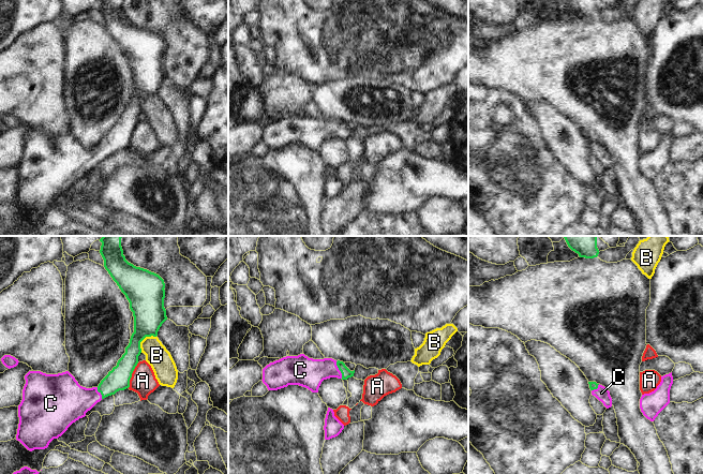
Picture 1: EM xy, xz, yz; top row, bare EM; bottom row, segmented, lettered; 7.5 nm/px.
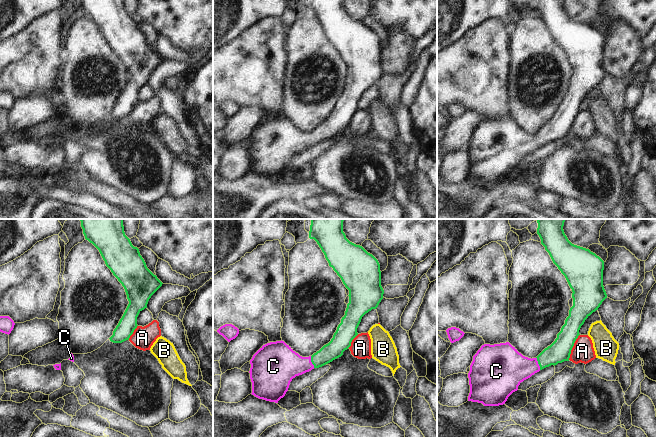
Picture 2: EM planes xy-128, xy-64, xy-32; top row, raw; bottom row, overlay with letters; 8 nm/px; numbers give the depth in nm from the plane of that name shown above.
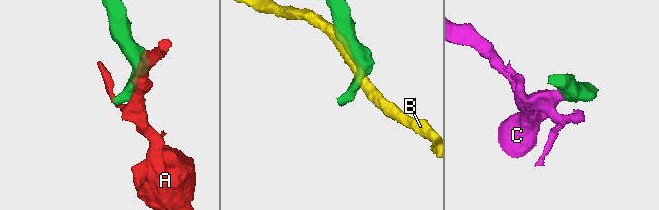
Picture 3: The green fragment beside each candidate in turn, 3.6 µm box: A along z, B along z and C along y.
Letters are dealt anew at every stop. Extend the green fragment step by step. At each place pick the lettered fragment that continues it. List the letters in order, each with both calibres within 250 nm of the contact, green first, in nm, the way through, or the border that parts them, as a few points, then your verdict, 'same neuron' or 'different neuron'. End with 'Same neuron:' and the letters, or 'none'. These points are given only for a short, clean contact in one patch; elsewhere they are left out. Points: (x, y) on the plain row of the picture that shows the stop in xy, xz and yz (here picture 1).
A: calibres 170 and 190 nm; border xy (138, 122), (132, 133), (128, 147); different neuron
B: calibres 240 and 170 nm; border xy (155, 95), (147, 95), (140, 102), (140, 112); different neuron
C: calibres 70 and 220 nm; way xz (346, 133), (339, 129), (319, 129), (307, 132); same neuron
Same neuron: C

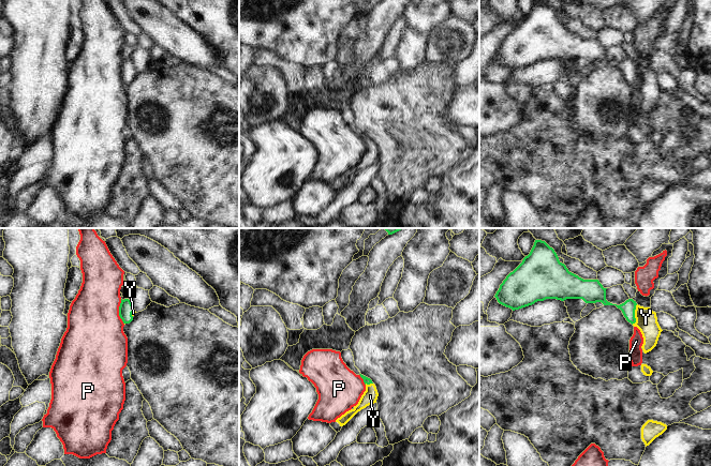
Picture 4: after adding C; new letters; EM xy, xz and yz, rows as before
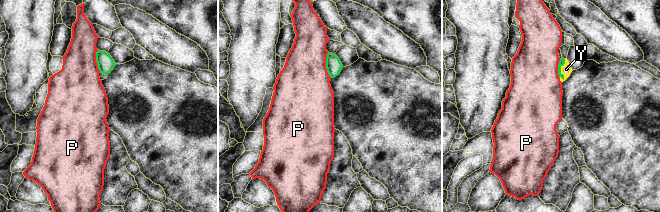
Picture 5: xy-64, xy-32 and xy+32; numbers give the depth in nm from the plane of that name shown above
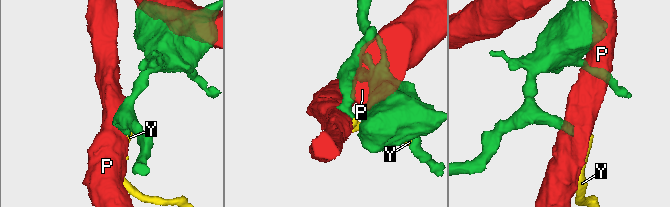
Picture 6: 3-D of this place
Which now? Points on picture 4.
P: calibres 110 and 440 nm; border xy (120, 59), (119, 77), (123, 84); different neuron
Y: calibres 100 and 160 nm; way yz (628, 66), (634, 75), (646, 79); same neuron
Same neuron: Y

